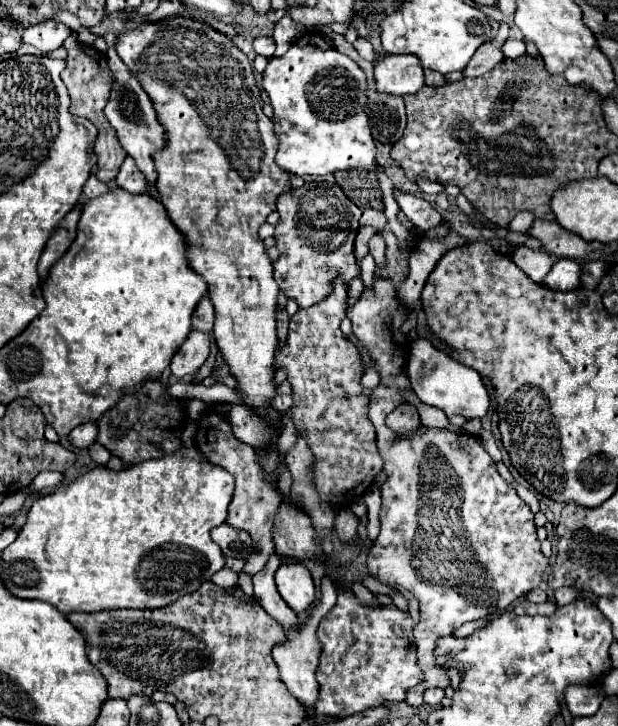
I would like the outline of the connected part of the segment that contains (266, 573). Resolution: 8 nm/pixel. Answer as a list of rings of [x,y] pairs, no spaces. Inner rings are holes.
[[[273,553],[269,557],[267,565],[257,575],[253,575],[255,599],[257,599],[257,603],[261,603],[261,607],[269,615],[273,615],[273,619],[277,619],[277,623],[281,623],[283,629],[293,629],[293,627],[299,625],[299,619],[293,613],[293,609],[283,601],[283,597],[279,595],[275,581],[273,581],[273,575],[275,575],[279,563],[281,563],[279,557]]]

